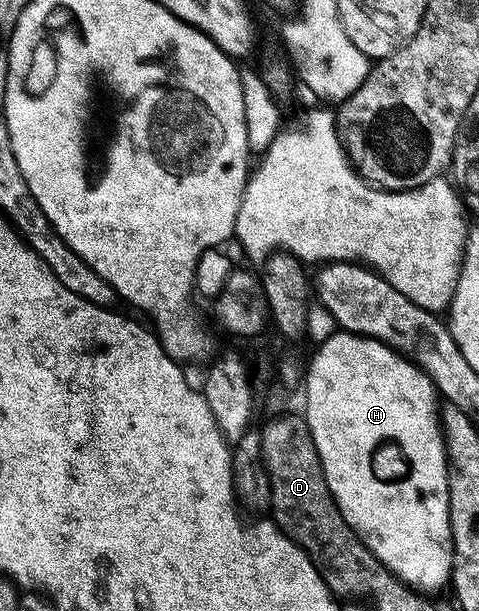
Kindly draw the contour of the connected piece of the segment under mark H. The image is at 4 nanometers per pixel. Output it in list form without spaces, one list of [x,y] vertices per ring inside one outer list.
[[[344,330],[319,344],[312,355],[312,364],[306,367],[306,378],[303,380],[302,396],[304,408],[302,414],[308,421],[308,428],[314,437],[314,445],[318,449],[318,457],[322,461],[322,469],[326,477],[326,485],[330,485],[330,493],[338,505],[344,520],[359,539],[382,561],[382,565],[391,571],[396,578],[407,583],[409,587],[421,592],[436,591],[447,584],[452,577],[452,526],[448,520],[448,457],[444,454],[444,432],[442,430],[442,411],[438,406],[438,392],[431,378],[411,358],[388,346],[378,339],[369,339],[364,335],[353,335]]]

